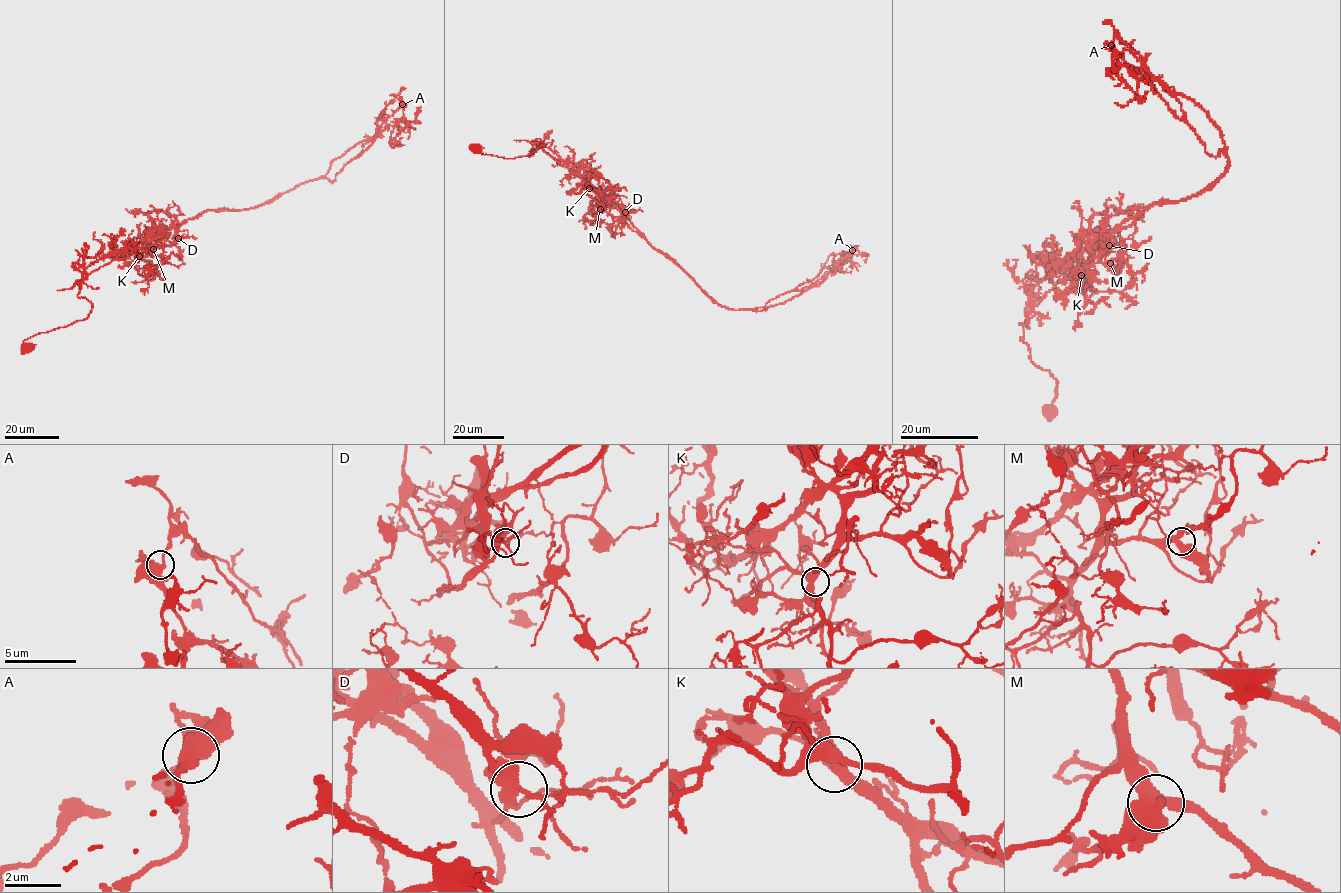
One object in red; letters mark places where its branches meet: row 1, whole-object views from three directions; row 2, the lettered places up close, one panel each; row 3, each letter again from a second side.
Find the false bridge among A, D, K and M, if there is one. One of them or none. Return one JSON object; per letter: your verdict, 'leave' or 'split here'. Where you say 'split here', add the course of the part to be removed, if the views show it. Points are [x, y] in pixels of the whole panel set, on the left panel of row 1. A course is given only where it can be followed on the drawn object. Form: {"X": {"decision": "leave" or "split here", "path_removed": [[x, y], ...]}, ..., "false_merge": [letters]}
{"A": {"decision": "split here", "path_removed": [[402, 104], [400, 98], [332, 182], [309, 181], [258, 206], [204, 210], [111, 251], [80, 282], [57, 290]]}, "D": {"decision": "leave"}, "K": {"decision": "leave"}, "M": {"decision": "leave"}, "false_merge": ["A"]}

